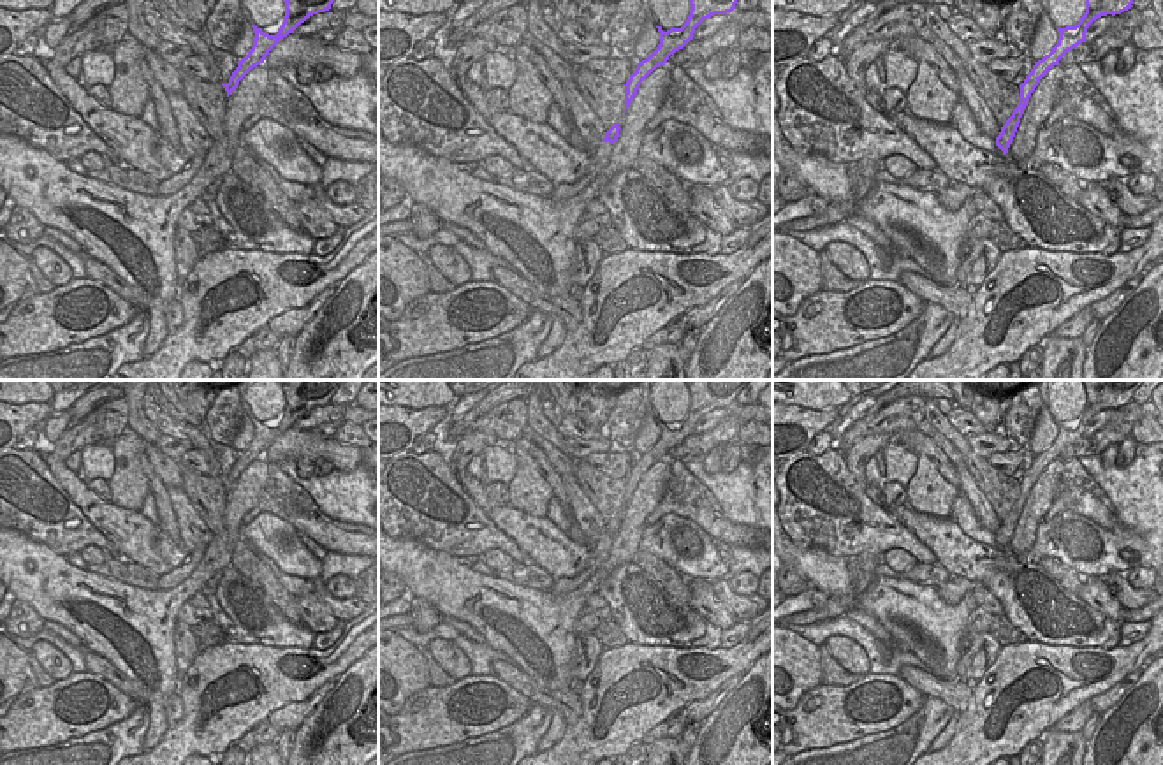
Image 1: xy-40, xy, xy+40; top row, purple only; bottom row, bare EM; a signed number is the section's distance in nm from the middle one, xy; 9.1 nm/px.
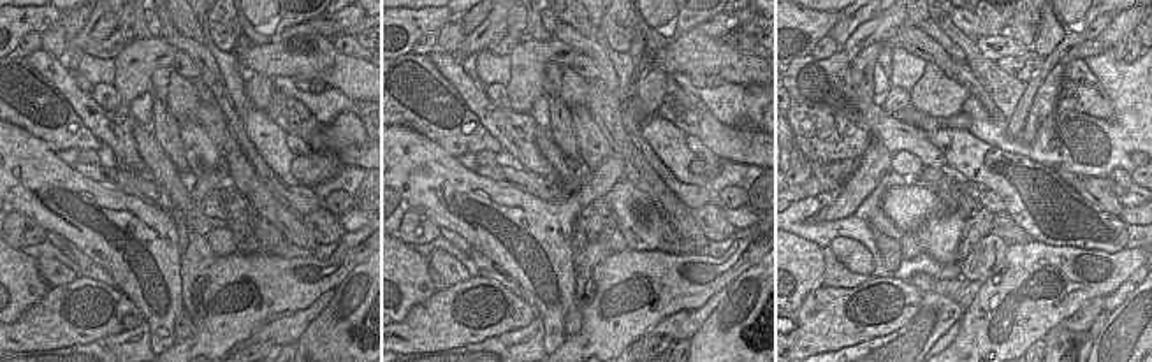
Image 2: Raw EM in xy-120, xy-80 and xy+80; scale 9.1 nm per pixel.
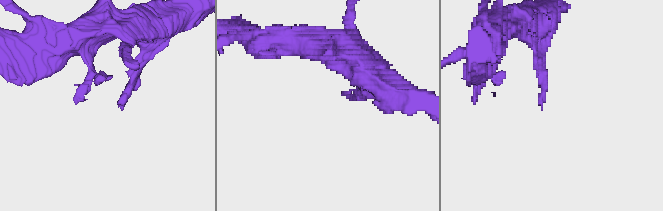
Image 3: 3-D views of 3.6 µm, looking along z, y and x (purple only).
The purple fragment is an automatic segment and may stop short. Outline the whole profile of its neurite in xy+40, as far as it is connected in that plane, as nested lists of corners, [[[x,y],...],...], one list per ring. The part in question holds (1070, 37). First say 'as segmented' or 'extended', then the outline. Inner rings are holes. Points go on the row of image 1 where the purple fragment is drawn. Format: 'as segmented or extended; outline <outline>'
as segmented; outline [[[1086,0],[1086,12],[1075,26],[1057,28],[1059,39],[1057,44],[1052,47],[1049,55],[1042,60],[1035,62],[1031,72],[1026,76],[1024,83],[1020,84],[1020,98],[1017,107],[1013,109],[1012,116],[1001,127],[999,135],[996,137],[996,146],[1008,153],[1008,148],[1015,137],[1017,127],[1028,106],[1028,100],[1035,88],[1038,86],[1040,79],[1054,67],[1059,65],[1059,60],[1077,47],[1079,44],[1086,42],[1087,28],[1093,21],[1107,14],[1121,14],[1131,9],[1133,0]]]

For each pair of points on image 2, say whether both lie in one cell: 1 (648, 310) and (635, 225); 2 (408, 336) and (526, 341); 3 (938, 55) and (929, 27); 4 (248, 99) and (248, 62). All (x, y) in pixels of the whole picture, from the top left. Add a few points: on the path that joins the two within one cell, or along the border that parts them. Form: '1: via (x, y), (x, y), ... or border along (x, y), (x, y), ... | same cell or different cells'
1: border along (628, 248), (663, 250), (679, 255) | different cells
2: border along (523, 325), (468, 343) | different cells
3: border along (917, 27), (954, 58) | different cells
4: border along (252, 72), (273, 79) | different cells

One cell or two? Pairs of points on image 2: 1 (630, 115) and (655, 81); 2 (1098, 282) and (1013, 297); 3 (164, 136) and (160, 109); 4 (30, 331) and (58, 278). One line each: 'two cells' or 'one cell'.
1: one cell
2: one cell
3: one cell
4: two cells

